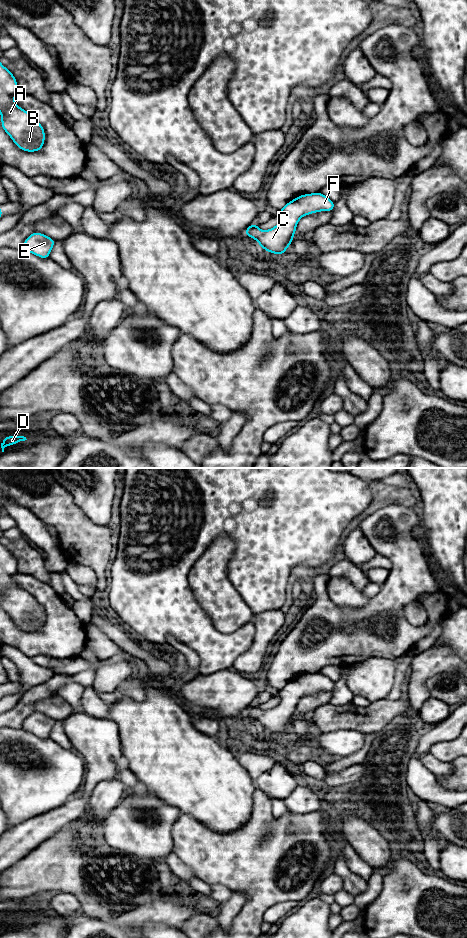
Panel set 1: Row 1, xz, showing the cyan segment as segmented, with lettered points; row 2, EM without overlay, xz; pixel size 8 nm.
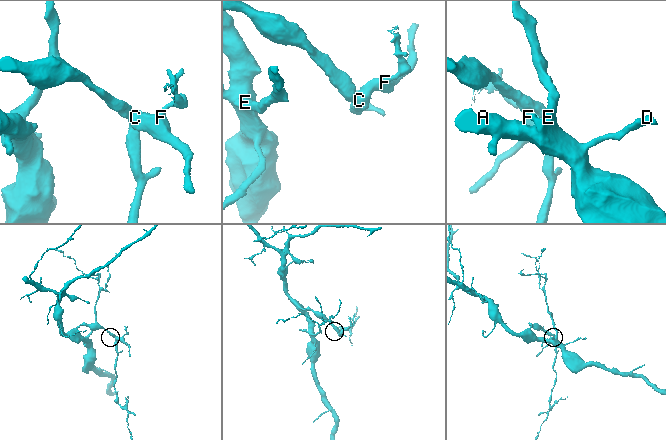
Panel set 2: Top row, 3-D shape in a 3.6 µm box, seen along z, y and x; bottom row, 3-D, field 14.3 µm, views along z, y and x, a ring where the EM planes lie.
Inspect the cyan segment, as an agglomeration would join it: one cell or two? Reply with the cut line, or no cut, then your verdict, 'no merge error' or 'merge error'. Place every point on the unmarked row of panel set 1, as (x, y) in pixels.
no cut; no merge error

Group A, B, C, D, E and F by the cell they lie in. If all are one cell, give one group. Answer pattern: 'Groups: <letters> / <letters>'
Groups: A B C D E F

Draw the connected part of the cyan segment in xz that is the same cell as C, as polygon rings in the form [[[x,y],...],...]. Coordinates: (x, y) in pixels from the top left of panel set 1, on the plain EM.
[[[321,672],[303,674],[279,690],[280,701],[275,707],[262,711],[253,703],[244,713],[255,719],[268,733],[283,735],[293,722],[296,706],[303,696],[321,691],[332,692],[334,687],[335,683]]]

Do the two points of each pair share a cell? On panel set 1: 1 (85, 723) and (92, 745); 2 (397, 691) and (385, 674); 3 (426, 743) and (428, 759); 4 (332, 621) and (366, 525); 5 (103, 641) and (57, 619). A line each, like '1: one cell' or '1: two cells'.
1: one cell
2: two cells
3: two cells
4: one cell
5: two cells

